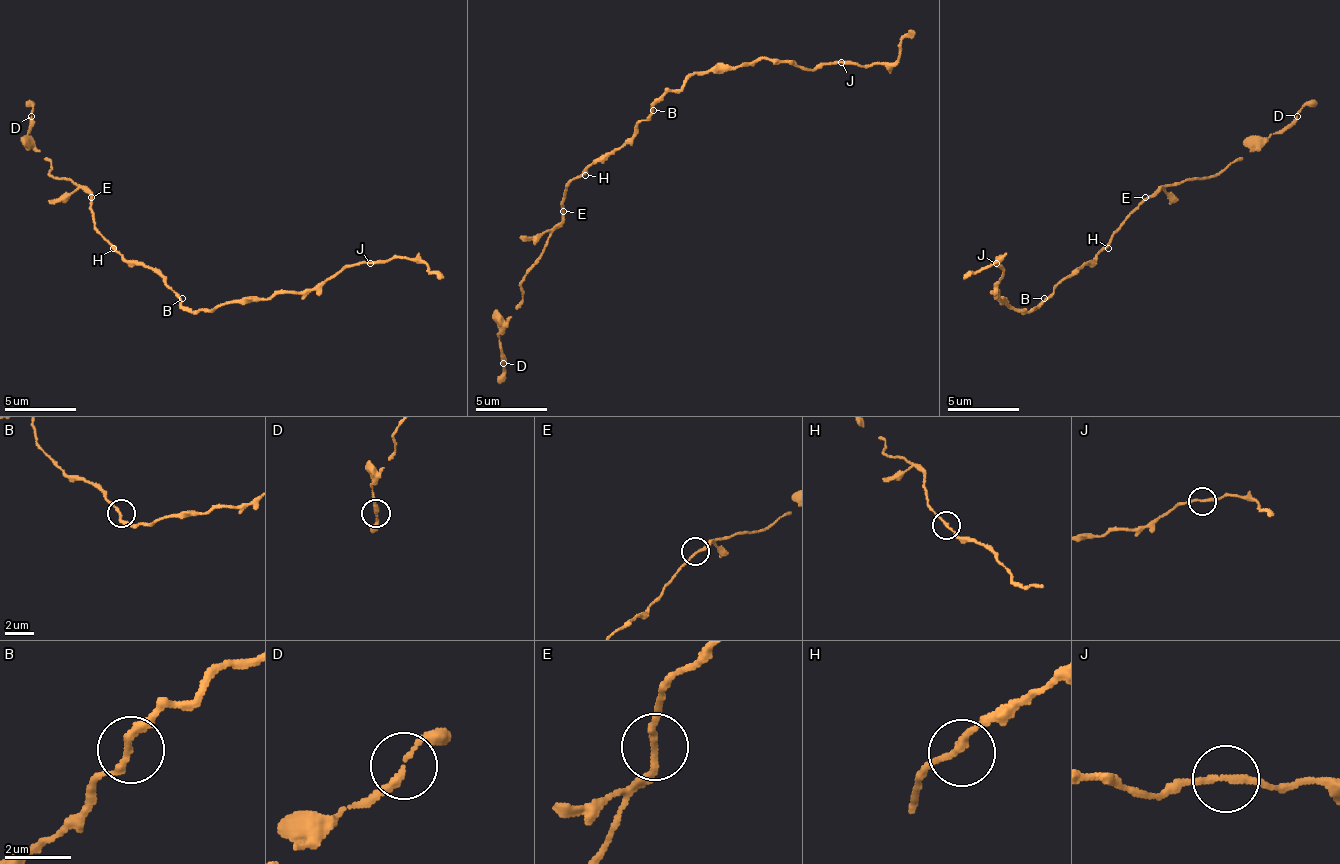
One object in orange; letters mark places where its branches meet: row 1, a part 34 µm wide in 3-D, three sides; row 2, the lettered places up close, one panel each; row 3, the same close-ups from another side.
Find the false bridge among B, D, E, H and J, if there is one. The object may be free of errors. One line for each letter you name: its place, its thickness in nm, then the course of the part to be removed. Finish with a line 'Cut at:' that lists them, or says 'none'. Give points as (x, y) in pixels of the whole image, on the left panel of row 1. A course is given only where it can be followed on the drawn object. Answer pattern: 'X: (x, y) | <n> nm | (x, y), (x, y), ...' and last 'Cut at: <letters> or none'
Cut at: none

